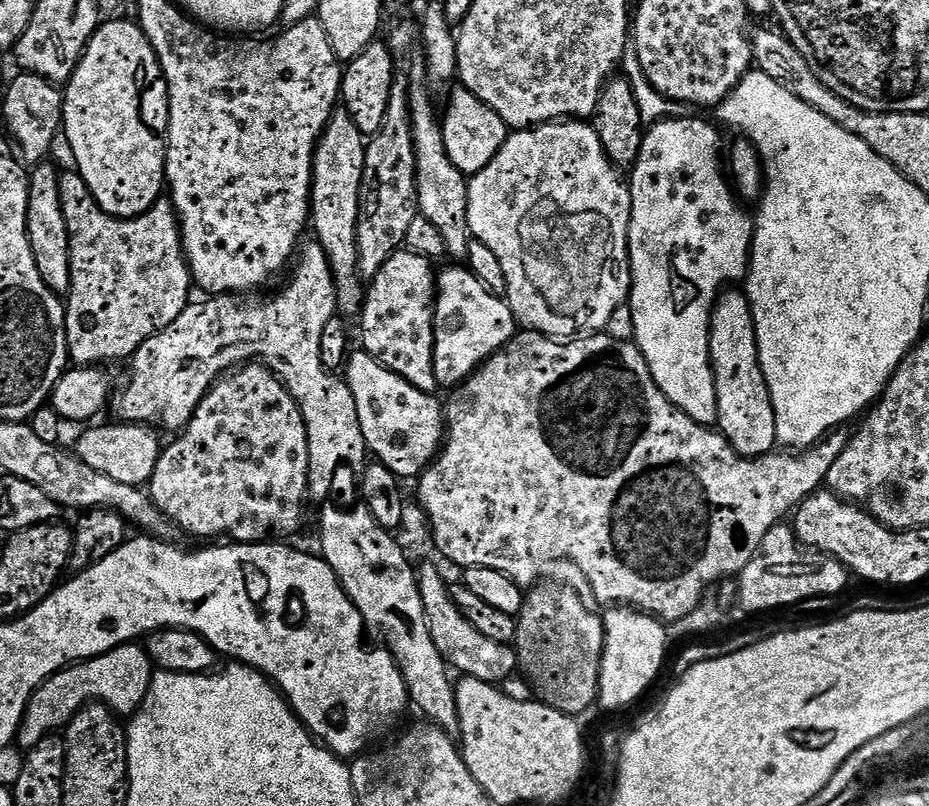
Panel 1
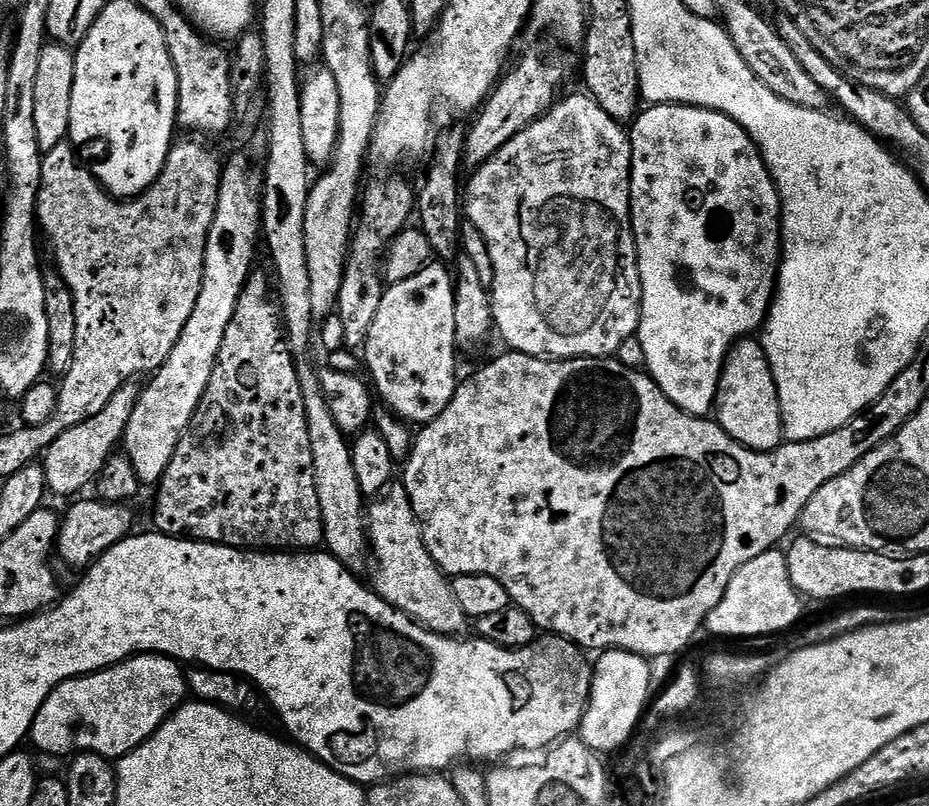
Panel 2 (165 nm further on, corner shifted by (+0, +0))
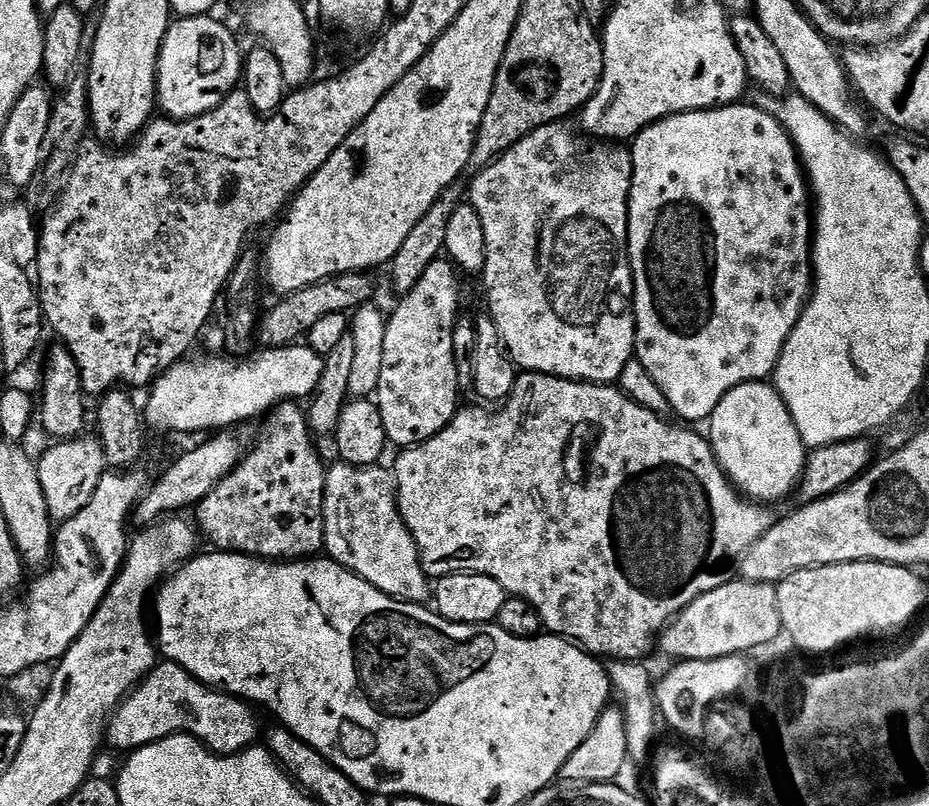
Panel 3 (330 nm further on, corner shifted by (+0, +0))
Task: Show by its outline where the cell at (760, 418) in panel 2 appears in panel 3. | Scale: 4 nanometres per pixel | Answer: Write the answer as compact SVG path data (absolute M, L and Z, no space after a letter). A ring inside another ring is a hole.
M751 380L748 384L734 386L734 390L727 392L722 402L718 402L718 406L712 411L708 426L707 435L710 437L716 460L733 485L749 501L784 500L791 492L793 495L797 491L800 477L804 475L806 449L786 402L776 393L771 383Z

